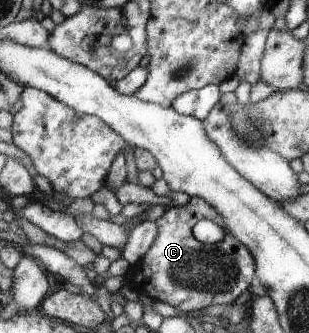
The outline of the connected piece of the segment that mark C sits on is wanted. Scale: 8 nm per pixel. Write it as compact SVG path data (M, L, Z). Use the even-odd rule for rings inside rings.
M191 197L185 206L167 208L155 223L159 227L151 248L133 268L127 270L125 279L133 297L162 301L182 312L207 308L209 304L234 304L233 300L249 288L255 278L255 256L239 238L231 236L225 220L209 202ZM200 220L211 220L225 229L225 238L215 244L199 242L192 229Z

